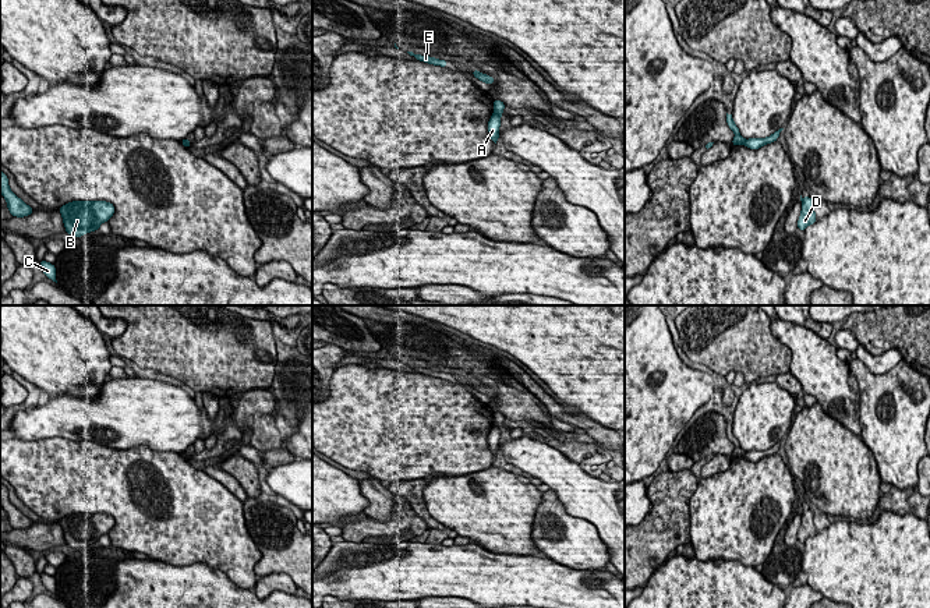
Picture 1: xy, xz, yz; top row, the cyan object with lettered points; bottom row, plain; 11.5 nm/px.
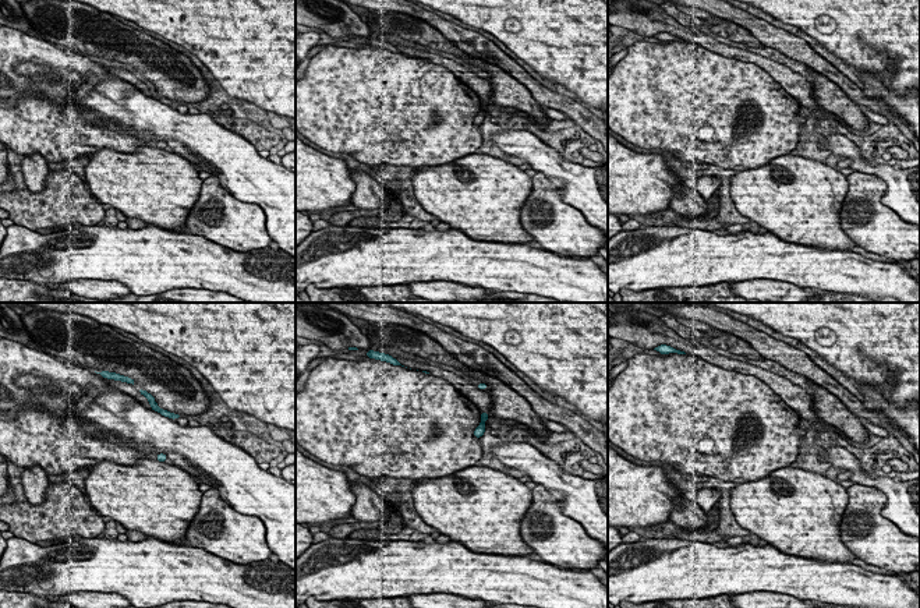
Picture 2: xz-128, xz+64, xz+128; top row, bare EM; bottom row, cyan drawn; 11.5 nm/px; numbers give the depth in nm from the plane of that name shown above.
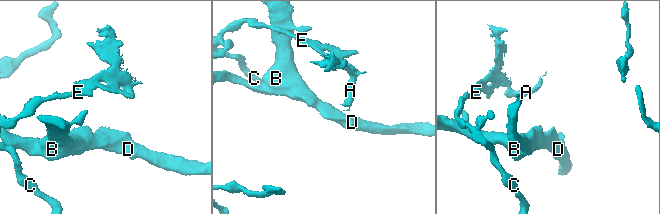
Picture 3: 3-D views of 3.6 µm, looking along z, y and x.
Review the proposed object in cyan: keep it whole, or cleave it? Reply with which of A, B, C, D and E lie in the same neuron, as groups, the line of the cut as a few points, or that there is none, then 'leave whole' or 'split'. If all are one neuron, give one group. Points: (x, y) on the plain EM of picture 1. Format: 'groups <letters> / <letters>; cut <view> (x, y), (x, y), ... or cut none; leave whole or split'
groups A / B C D E; cut xz (494, 424), (499, 428); split

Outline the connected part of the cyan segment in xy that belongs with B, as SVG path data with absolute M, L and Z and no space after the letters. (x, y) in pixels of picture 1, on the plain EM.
M74 513L63 517L60 522L64 540L73 549L81 549L95 544L103 534L114 526L114 517L106 513Z

